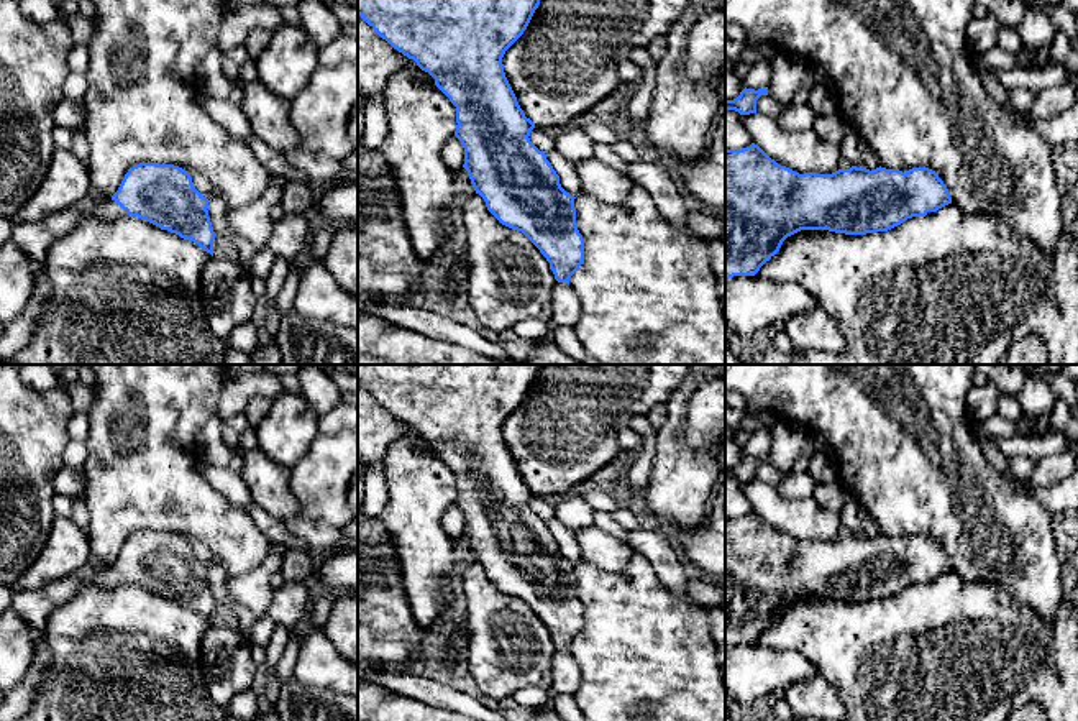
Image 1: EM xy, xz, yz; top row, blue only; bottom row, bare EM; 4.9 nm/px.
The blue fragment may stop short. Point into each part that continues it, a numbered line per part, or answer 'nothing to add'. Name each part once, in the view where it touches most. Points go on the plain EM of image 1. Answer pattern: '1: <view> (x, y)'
1: xy (35, 606)

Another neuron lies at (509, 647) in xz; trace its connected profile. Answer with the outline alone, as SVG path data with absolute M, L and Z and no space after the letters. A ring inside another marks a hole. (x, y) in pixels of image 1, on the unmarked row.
M476 560L461 562L469 673L492 698L512 698L527 687L553 688L556 652L550 631L522 601L502 593Z

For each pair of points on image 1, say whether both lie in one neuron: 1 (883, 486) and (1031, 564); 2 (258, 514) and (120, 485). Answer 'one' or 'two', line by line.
1: one
2: two

